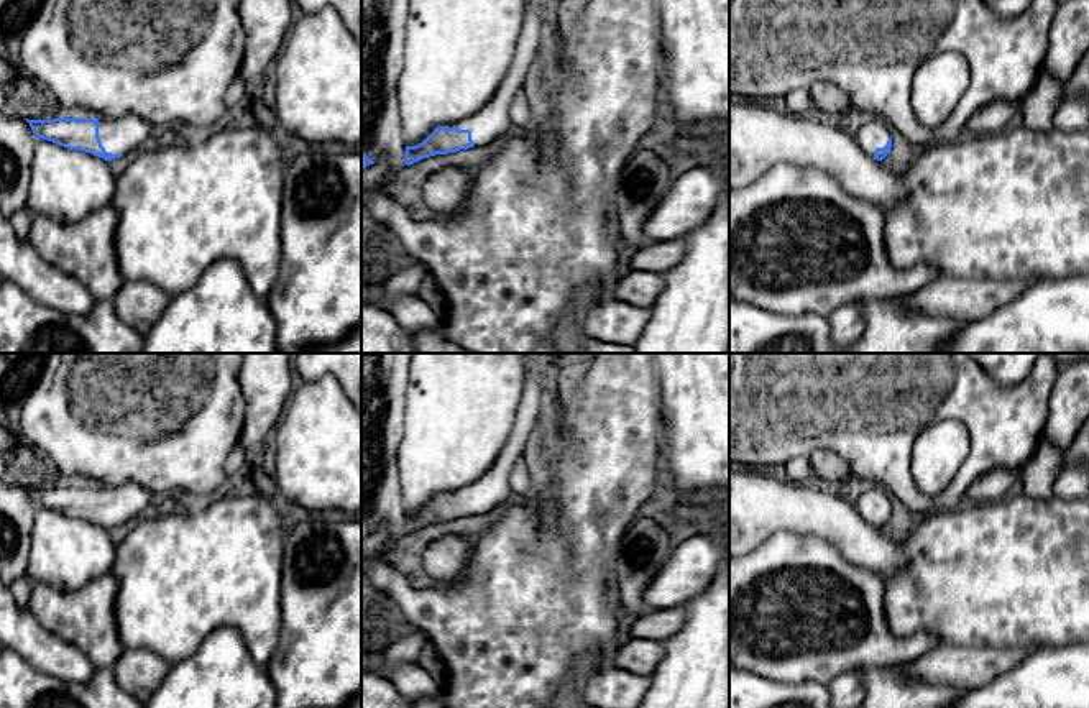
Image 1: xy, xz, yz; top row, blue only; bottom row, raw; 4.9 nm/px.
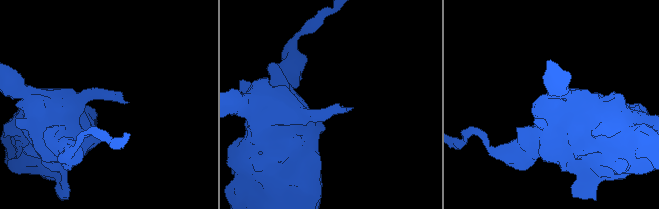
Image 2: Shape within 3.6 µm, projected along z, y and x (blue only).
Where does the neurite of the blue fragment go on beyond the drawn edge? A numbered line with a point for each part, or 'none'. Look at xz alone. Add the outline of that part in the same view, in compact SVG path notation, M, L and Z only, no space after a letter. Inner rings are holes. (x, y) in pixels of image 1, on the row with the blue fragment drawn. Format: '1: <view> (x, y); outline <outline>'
1: xz (491, 122); outline M526 0L524 23L517 38L512 64L493 99L475 115L455 123L470 130L475 146L491 145L512 133L509 108L521 89L529 87L542 56L542 34L547 31L547 0Z

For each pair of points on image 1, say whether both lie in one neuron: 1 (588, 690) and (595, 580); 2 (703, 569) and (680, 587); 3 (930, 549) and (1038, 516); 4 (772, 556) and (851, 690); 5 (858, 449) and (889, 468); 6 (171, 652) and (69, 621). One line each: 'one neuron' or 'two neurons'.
1: two neurons
2: one neuron
3: one neuron
4: two neurons
5: one neuron
6: two neurons

